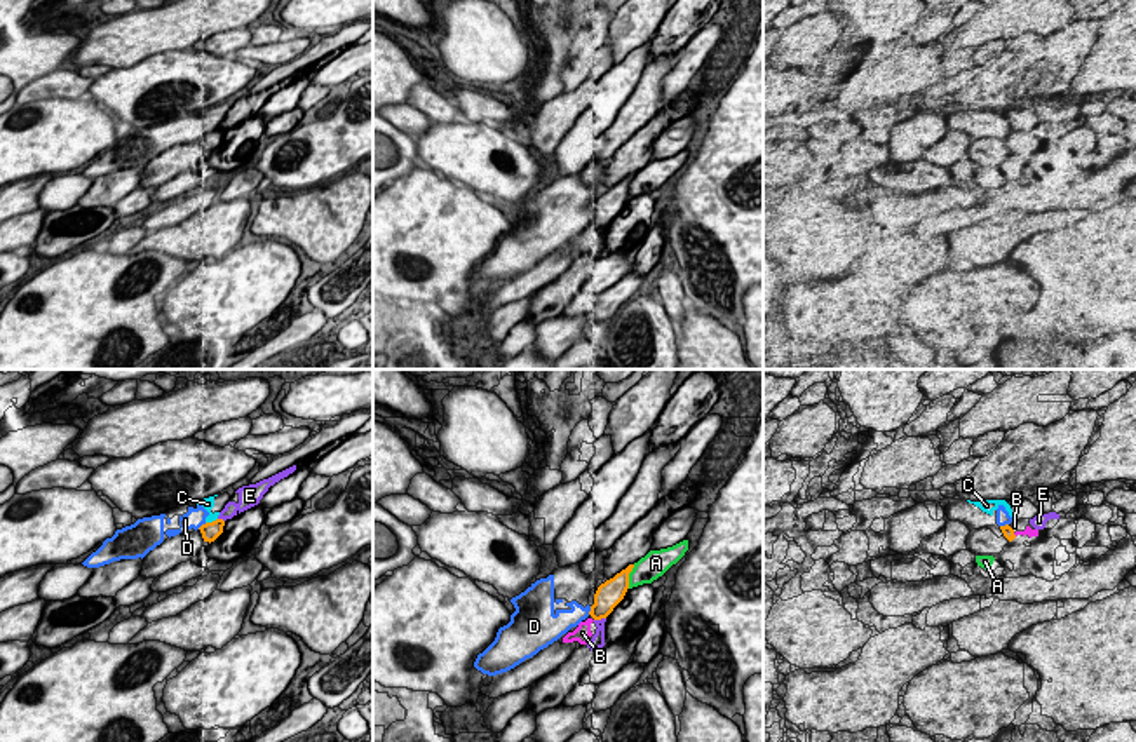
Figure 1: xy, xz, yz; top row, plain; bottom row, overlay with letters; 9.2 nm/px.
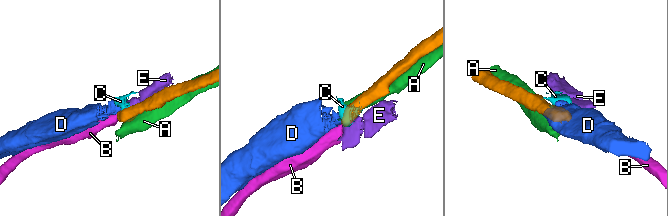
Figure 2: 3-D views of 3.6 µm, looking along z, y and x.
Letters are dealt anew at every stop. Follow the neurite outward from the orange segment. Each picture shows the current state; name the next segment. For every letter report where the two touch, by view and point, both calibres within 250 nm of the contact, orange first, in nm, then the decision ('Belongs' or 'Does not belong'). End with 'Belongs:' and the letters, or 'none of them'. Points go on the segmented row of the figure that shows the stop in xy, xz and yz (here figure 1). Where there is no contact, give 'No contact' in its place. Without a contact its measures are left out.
A: Touches orange at xz (628, 577). Thickness 240 nm (orange) against 240 nm. Does not belong
B: No contact. Belongs
C: Touches orange at xy (213, 521). Thickness 160 nm (orange) against 120 nm. Does not belong
D: Touches orange at xy (202, 525). Thickness 160 nm (orange) against 180 nm. Does not belong
E: Touches orange at xz (600, 619). Thickness 240 nm (orange) against 130 nm. Does not belong
Belongs: B

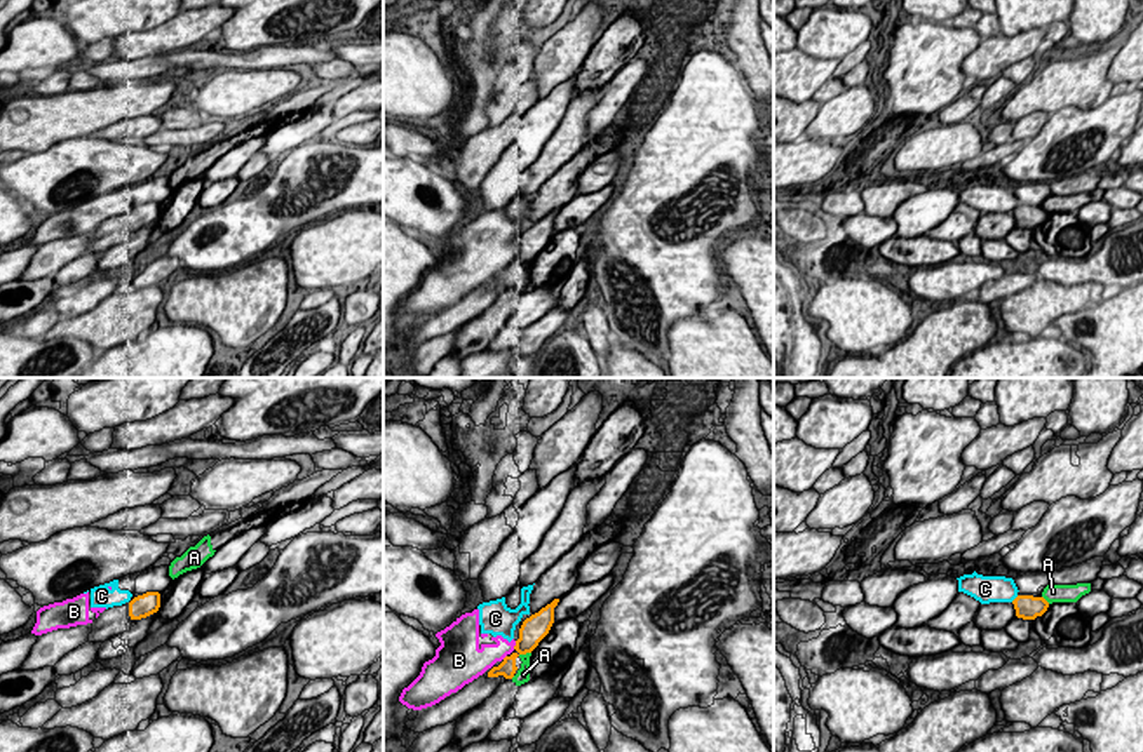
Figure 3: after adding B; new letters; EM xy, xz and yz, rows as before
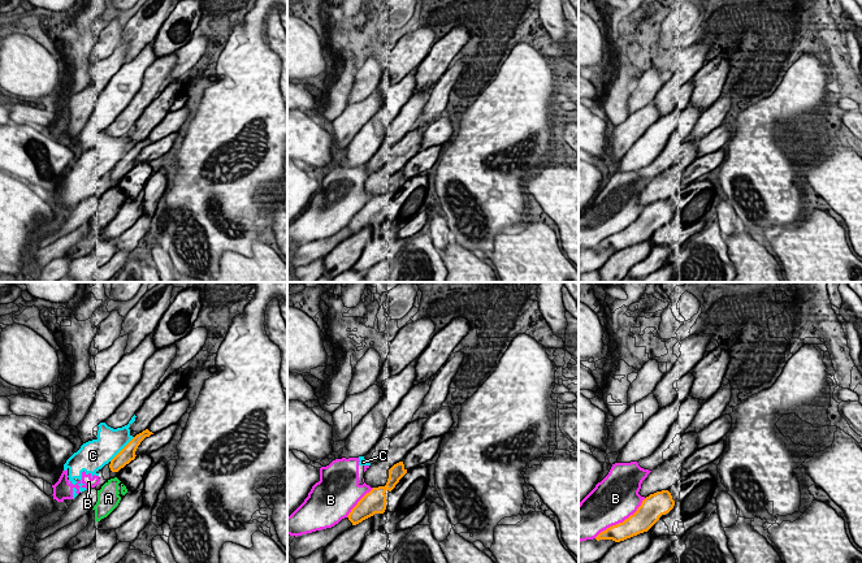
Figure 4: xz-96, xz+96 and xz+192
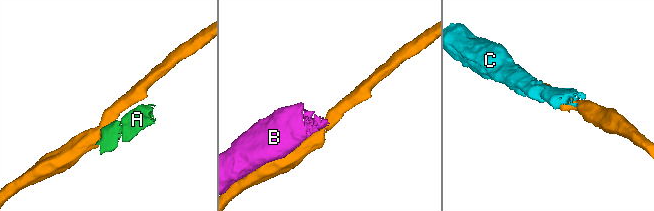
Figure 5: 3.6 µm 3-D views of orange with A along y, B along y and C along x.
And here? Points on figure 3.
A: Touches orange at xz (523, 653). Thickness 240 nm (orange) against 130 nm. Does not belong
B: Touches orange at xz (516, 644). Thickness 240 nm (orange) against 190 nm. Does not belong
C: Touches orange at yz (1016, 597). Thickness 220 nm (orange) against 260 nm. Does not belong
Belongs: none of them

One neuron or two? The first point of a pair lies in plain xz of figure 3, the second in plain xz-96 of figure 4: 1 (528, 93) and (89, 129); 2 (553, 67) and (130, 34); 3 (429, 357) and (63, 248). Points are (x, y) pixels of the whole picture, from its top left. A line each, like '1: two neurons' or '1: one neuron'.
1: two neurons
2: one neuron
3: one neuron

